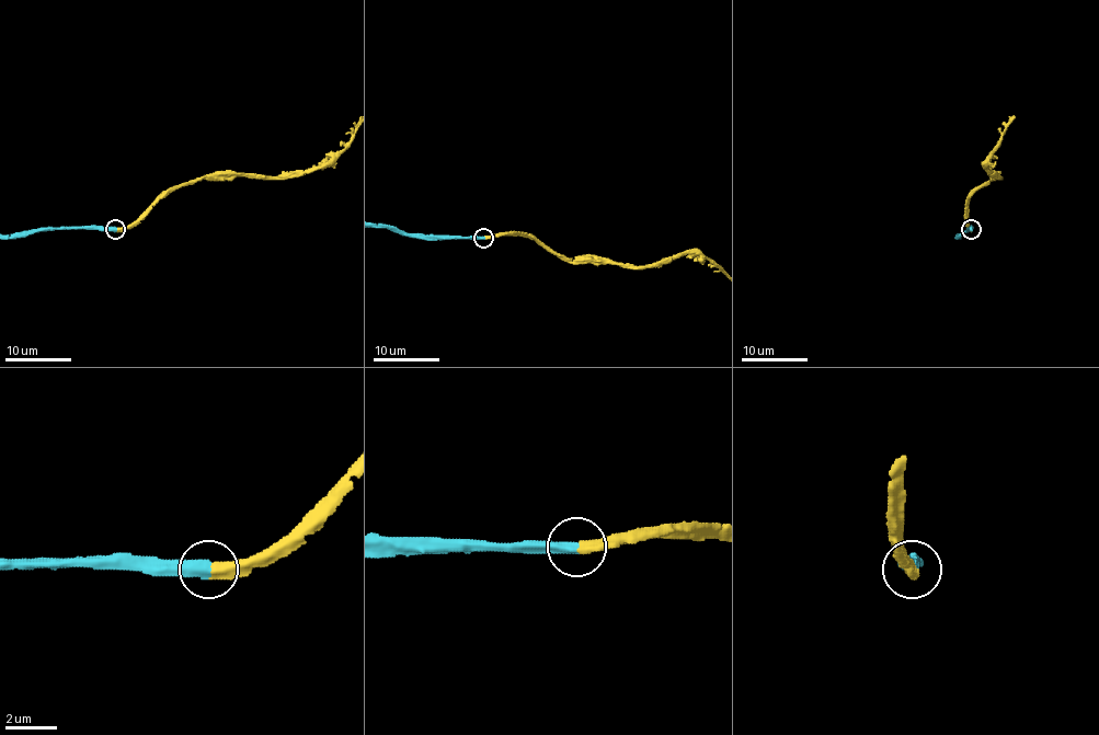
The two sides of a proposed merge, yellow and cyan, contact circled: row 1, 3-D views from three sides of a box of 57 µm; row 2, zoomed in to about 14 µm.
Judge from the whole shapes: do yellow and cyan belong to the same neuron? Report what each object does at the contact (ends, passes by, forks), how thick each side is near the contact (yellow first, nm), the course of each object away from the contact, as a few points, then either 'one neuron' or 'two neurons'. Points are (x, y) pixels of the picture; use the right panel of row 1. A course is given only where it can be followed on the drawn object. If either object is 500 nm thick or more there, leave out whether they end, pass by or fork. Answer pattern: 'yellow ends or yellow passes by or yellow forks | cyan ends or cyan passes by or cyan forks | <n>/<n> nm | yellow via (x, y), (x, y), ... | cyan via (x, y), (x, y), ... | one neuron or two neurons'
yellow ends | cyan ends | 480/460 nm | one neuron

